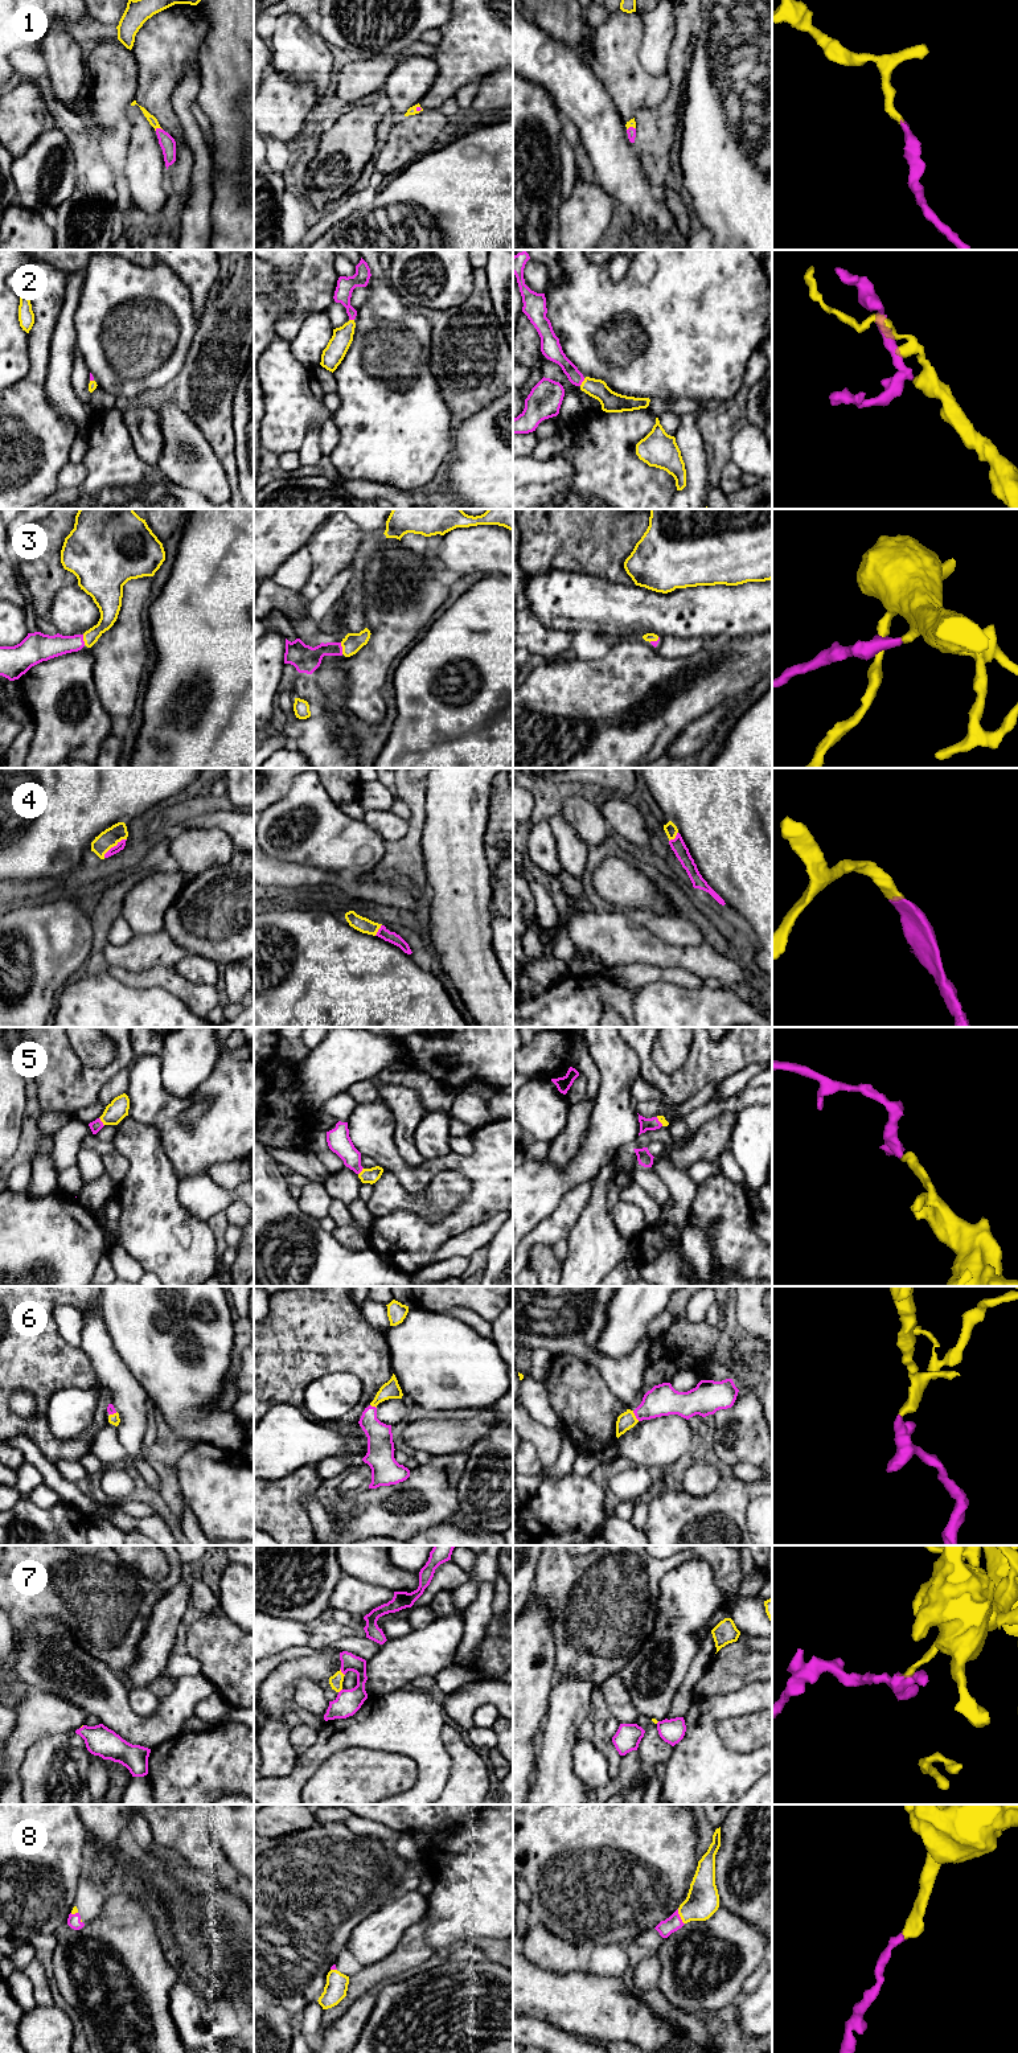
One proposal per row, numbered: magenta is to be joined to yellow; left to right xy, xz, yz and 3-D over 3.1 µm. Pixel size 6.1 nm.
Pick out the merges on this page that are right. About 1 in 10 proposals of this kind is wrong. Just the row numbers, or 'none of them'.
1, 2, 3, 4, 5, 6, 7, 8

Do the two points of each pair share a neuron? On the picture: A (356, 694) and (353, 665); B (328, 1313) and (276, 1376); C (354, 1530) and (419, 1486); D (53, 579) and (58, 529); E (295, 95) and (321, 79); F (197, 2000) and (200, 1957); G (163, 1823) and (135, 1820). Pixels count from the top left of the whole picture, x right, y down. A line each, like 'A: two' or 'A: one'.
A: one
B: one
C: one
D: one
E: two
F: two
G: two

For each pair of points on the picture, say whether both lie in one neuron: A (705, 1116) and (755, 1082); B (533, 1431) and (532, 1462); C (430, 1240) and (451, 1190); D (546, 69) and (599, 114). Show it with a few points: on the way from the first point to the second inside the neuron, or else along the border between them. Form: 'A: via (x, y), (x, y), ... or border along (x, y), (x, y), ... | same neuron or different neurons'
A: border along (747, 1085), (758, 1088) | different neurons
B: border along (526, 1440), (534, 1445), (537, 1457), (544, 1468) | different neurons
C: border along (469, 1191), (447, 1214) | different neurons
D: via (559, 74), (586, 101) | same neuron

